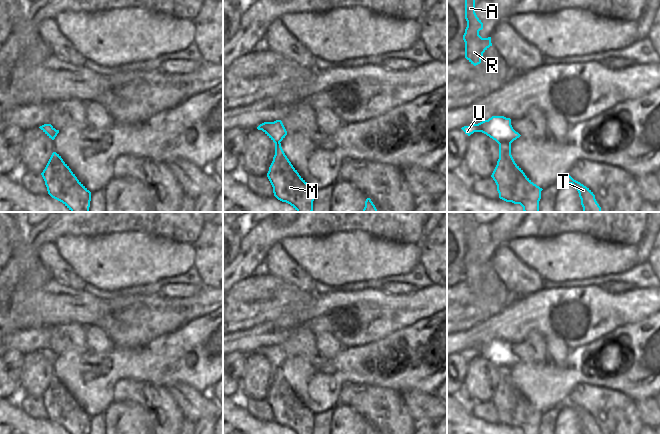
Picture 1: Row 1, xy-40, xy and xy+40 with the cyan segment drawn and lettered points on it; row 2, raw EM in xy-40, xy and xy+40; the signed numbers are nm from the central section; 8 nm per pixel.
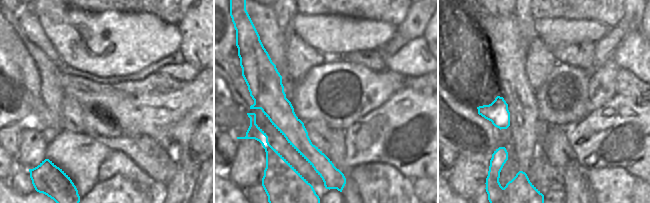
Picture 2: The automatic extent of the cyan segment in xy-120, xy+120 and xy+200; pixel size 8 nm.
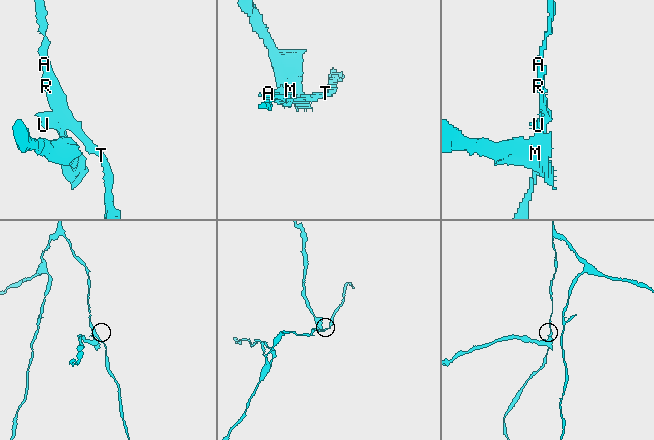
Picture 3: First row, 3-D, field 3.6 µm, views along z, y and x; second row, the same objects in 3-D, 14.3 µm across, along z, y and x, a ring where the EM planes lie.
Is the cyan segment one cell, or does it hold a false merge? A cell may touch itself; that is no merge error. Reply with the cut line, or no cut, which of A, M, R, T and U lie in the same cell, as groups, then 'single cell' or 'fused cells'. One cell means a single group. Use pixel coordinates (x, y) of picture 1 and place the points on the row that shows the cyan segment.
cut xy+40 (498, 143), (508, 142), (510, 144); groups A R T U / M; fused cells

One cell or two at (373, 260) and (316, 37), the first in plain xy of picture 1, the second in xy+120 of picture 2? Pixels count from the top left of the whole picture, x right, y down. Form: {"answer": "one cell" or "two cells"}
{"answer": "one cell"}

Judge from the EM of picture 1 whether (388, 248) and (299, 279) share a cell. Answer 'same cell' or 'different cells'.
different cells

